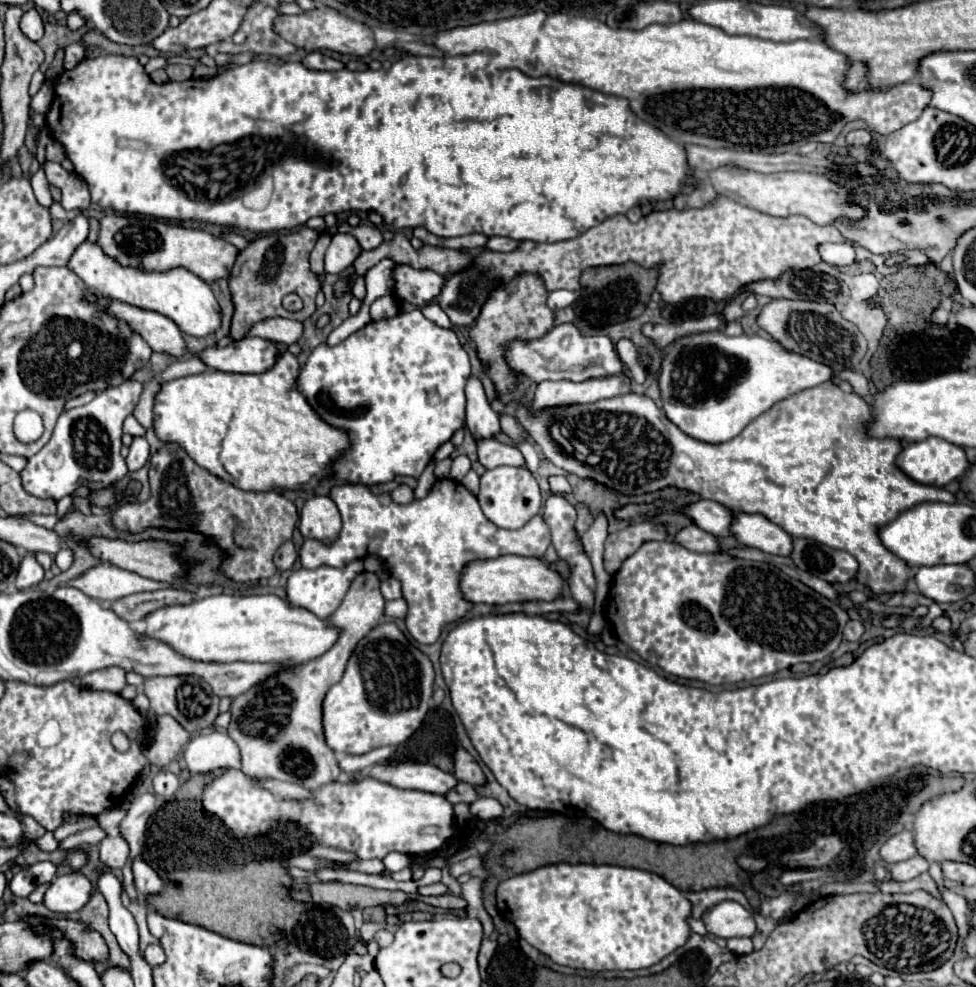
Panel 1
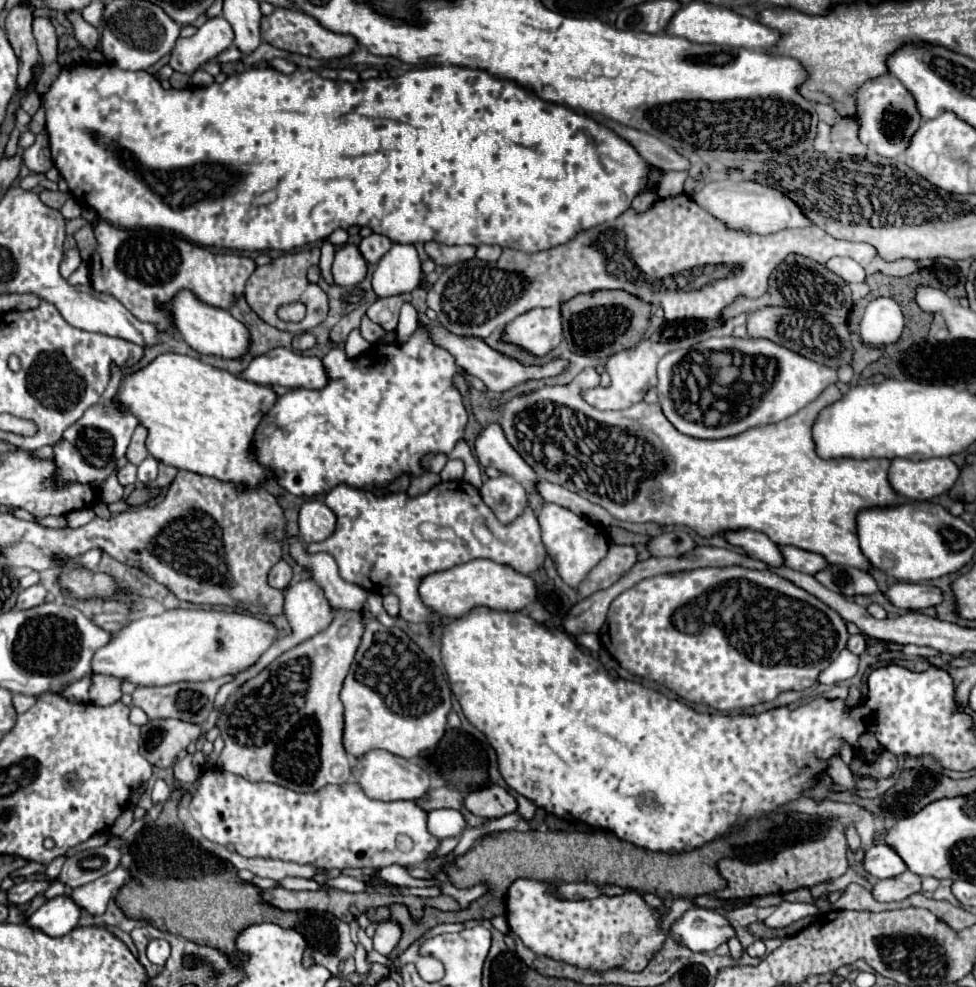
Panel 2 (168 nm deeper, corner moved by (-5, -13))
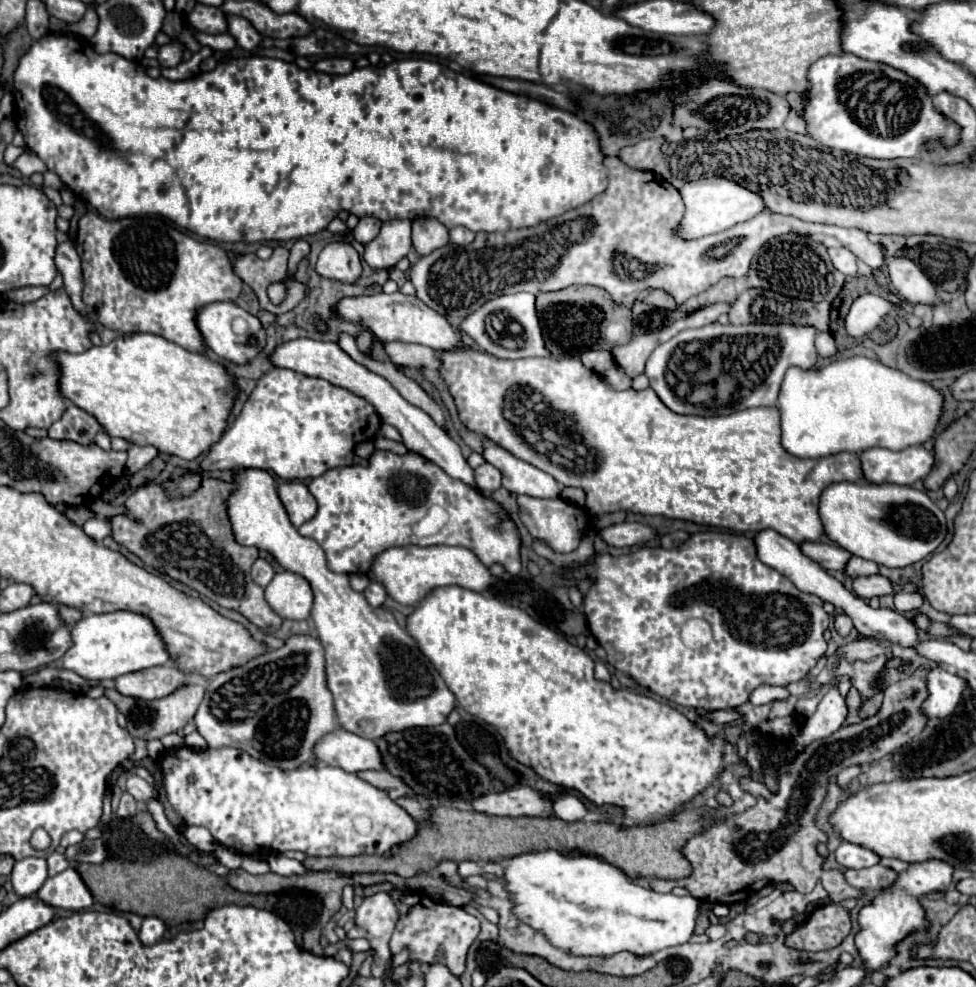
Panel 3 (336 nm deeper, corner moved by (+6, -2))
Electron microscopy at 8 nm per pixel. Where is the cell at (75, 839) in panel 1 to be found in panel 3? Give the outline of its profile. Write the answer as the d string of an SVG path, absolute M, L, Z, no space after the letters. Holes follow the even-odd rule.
M23 858L15 862L11 872L11 884L19 898L35 896L47 880L47 862L43 858Z

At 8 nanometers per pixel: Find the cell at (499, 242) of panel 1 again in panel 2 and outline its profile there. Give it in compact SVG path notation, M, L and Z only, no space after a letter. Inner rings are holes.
M480 245L476 251L476 257L482 261L496 261L502 255L502 247L498 245Z

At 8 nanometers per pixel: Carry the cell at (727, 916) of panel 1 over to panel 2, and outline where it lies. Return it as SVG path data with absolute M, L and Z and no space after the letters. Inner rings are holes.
M690 909L670 929L676 939L692 951L714 951L736 937L732 923L712 909Z

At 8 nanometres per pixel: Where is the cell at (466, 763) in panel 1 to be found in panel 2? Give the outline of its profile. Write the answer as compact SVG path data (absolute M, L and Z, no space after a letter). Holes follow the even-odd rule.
M490 783L486 787L470 791L466 795L464 807L468 811L472 811L474 815L496 819L496 817L514 813L516 811L516 801L514 801L514 797L506 789Z

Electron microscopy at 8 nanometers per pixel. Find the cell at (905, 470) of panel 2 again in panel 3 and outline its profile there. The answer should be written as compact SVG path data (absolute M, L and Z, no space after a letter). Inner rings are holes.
M909 446L899 452L869 448L859 454L859 460L863 480L871 484L911 486L923 480L933 468L933 454L921 446Z

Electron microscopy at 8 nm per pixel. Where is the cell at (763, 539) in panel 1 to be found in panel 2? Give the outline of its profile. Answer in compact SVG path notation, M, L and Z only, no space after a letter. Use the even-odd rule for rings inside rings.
M778 545L778 549L786 557L784 565L794 569L794 571L800 571L800 573L814 575L816 571L820 571L820 569L824 569L828 565L826 559L822 555L818 555L818 553L810 553L810 551L792 547L792 545Z

